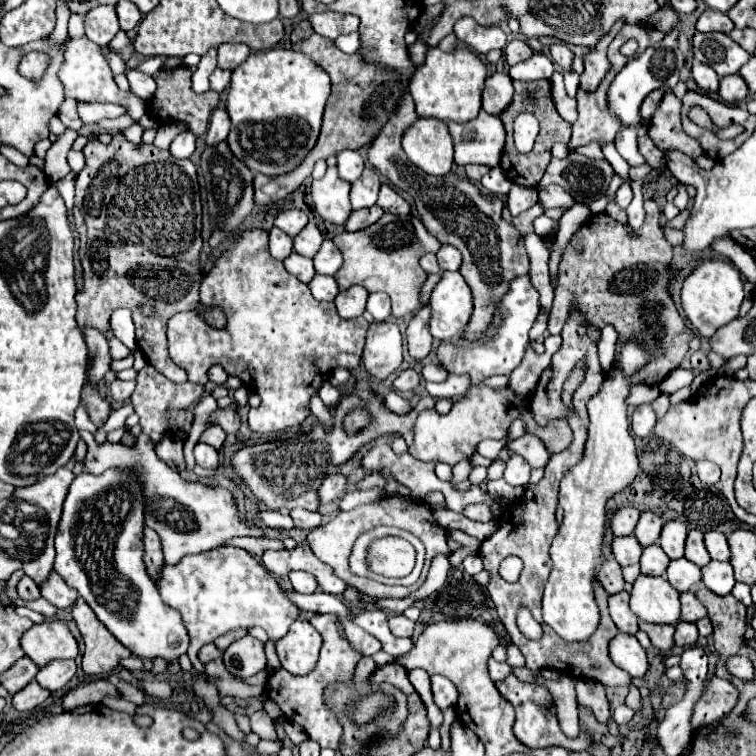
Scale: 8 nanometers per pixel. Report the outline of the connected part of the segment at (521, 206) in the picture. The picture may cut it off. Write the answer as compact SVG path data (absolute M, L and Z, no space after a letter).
M513 184L509 196L507 196L507 208L511 216L519 216L521 212L529 210L531 206L537 204L537 190L535 188L519 188Z

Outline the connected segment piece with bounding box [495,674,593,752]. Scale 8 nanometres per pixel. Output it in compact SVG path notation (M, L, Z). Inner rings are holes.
M509 674L505 680L499 680L495 682L497 690L513 704L515 712L517 712L517 720L515 720L515 726L513 726L513 732L515 736L529 748L547 748L547 746L563 746L565 750L569 752L579 752L579 750L585 750L593 738L589 732L581 730L579 738L567 738L561 728L559 728L559 720L557 716L553 716L549 710L547 710L547 704L551 702L551 694L547 692L547 688L543 686L537 686L537 684L531 684L531 682L521 682L515 674Z

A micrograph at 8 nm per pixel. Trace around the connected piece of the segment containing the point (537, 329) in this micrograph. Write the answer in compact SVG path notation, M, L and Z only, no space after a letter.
M541 310L539 312L539 316L537 316L537 320L535 320L535 326L531 328L531 340L537 340L539 336L543 336L545 332L547 332L547 314Z

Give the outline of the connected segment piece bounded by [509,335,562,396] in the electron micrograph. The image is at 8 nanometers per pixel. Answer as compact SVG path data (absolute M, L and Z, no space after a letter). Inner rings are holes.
M550 335L544 341L545 352L544 354L537 354L531 344L527 346L525 350L525 356L523 356L523 362L519 364L519 368L515 368L511 372L511 380L509 380L509 388L515 390L517 394L523 394L523 396L531 396L535 386L537 386L537 380L541 376L541 372L547 368L552 356L562 344L561 335Z

